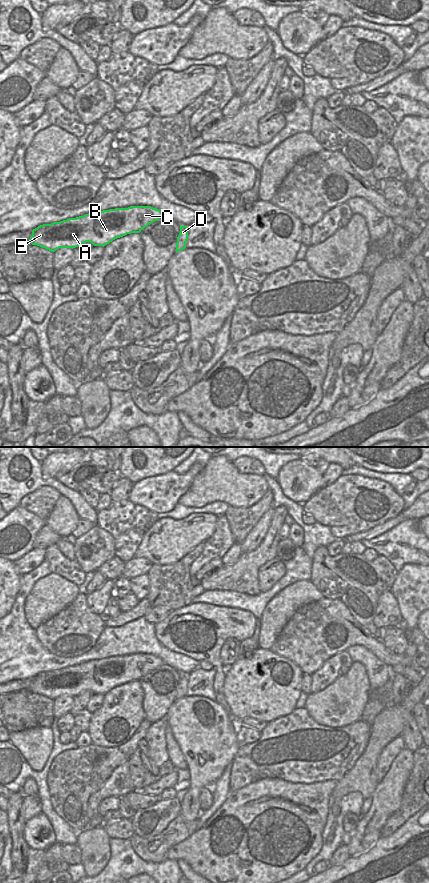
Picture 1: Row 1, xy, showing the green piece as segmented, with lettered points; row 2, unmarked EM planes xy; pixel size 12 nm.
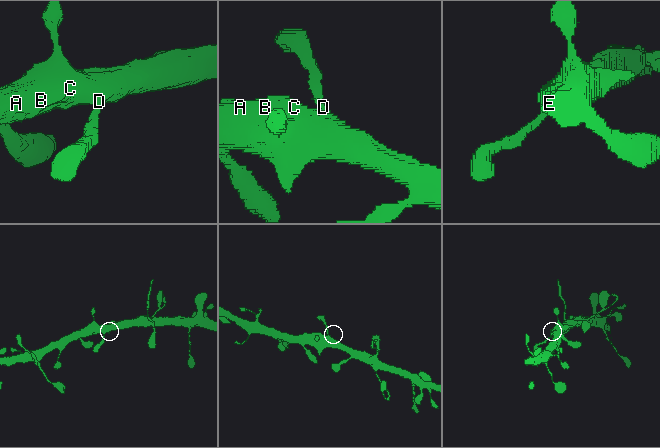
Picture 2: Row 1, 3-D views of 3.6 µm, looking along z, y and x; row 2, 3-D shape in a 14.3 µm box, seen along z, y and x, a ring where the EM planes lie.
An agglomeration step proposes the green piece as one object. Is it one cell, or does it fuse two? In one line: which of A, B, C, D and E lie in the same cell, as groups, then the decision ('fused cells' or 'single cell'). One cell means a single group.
A B C D E | single cell

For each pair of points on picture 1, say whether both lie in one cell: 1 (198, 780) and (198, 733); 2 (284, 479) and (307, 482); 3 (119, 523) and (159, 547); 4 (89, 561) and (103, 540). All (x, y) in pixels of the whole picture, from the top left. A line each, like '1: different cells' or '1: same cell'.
1: same cell
2: same cell
3: different cells
4: same cell

